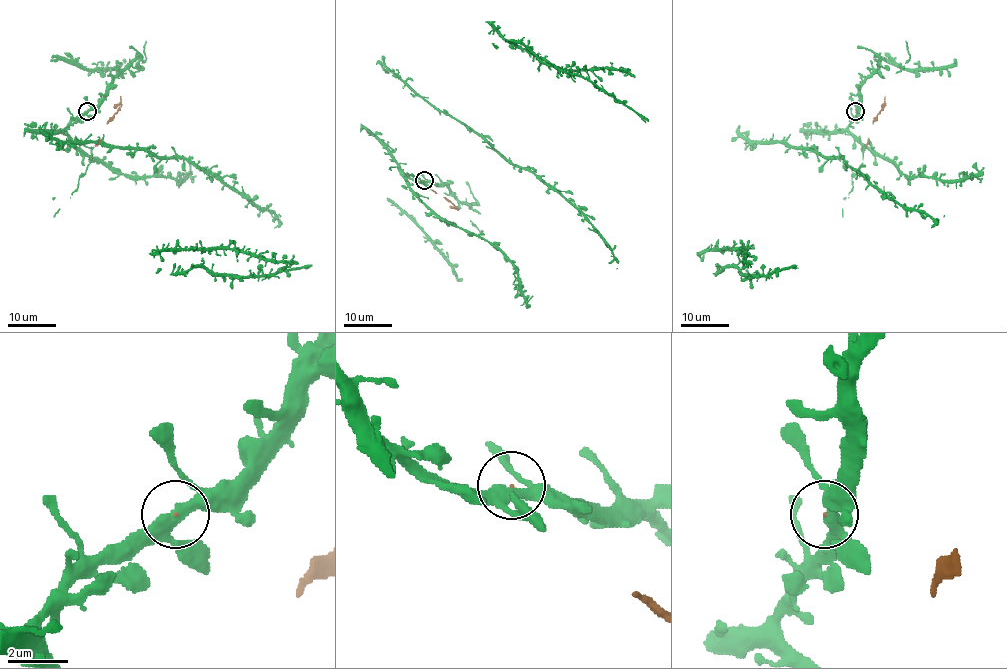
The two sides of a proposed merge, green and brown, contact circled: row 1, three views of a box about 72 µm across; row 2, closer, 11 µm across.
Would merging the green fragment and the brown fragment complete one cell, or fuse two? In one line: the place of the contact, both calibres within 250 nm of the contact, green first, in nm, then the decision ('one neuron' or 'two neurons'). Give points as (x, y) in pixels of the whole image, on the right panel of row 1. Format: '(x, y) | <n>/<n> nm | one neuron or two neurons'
(855, 111) | 320/30 nm | one neuron

